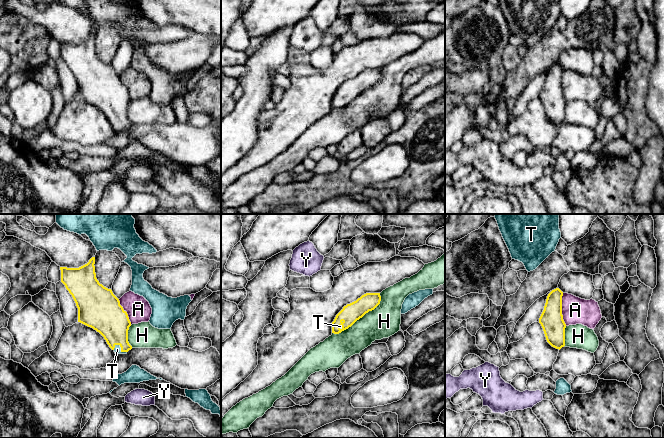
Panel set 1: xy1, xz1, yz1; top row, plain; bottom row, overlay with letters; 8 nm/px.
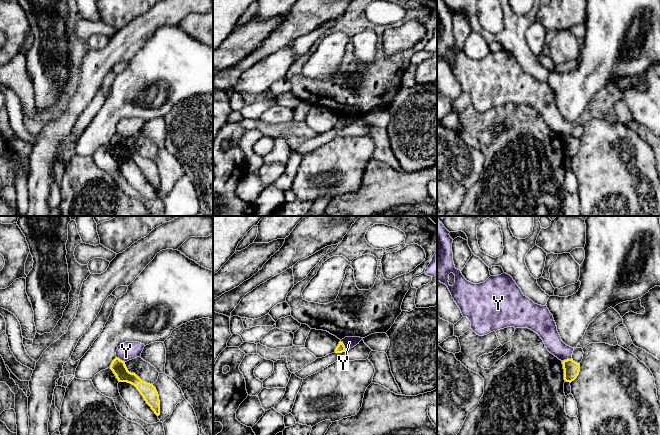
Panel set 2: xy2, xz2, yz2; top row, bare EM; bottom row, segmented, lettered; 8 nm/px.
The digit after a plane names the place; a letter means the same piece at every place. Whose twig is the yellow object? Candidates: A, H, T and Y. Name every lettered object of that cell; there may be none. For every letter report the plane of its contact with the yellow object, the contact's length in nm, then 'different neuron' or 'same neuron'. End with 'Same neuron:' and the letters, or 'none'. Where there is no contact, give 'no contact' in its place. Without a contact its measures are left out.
A: yz1 | 260 nm | different neuron
H: xz1 | 500 nm | different neuron
T: xy1 | 120 nm | same neuron
Y: xz2 | 90 nm | different neuron
Same neuron: T

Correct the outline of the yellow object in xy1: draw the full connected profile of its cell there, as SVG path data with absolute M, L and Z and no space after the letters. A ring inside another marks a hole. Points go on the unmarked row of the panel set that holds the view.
M95 33L79 44L60 43L61 58L72 71L78 84L78 98L93 104L106 116L115 130L127 130L132 122L128 118L128 106L131 102L127 88L111 65L104 63L96 54Z

